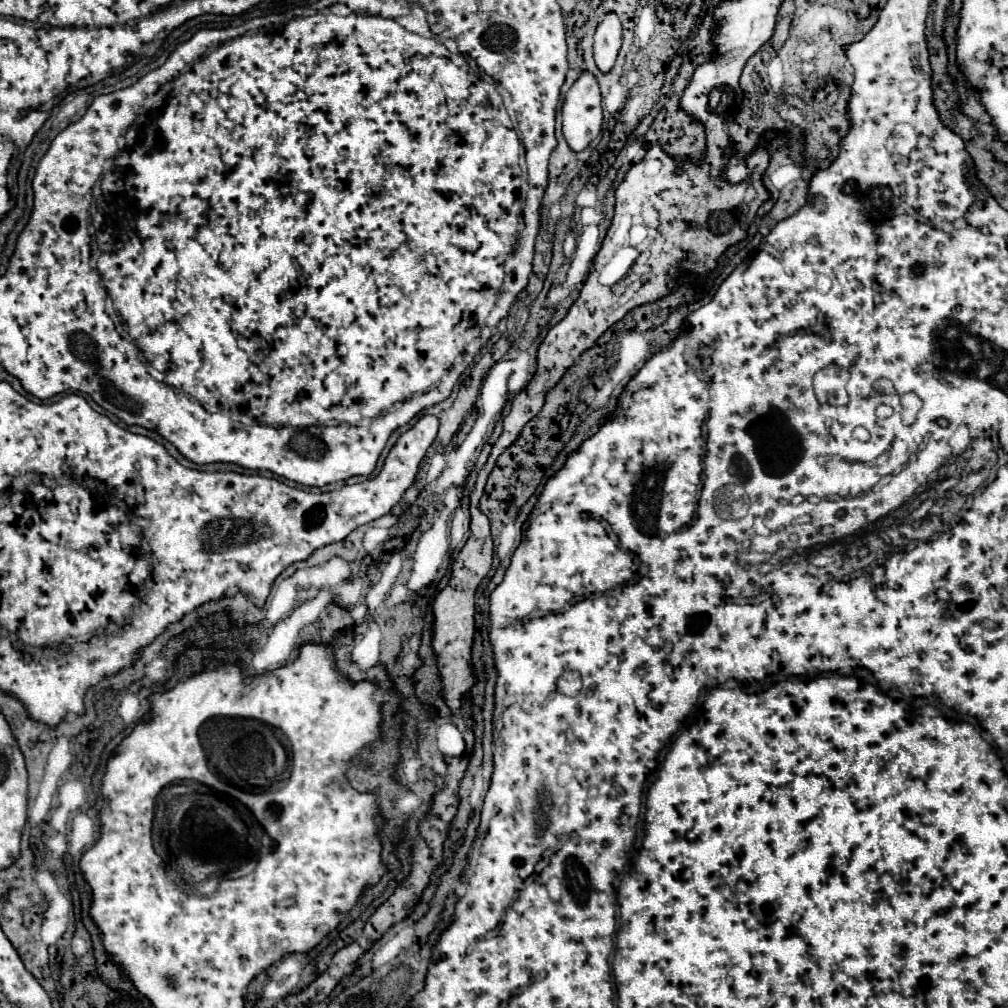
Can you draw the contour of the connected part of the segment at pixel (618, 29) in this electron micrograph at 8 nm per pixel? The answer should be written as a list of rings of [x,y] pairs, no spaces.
[[[610,10],[604,14],[594,34],[594,60],[602,72],[608,72],[614,66],[620,46],[622,46],[622,24],[618,16]]]

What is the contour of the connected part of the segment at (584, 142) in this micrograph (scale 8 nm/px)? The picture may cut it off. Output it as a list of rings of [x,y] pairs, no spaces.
[[[584,70],[568,90],[568,96],[564,96],[562,120],[564,138],[574,152],[584,150],[600,134],[600,86],[592,72]]]

